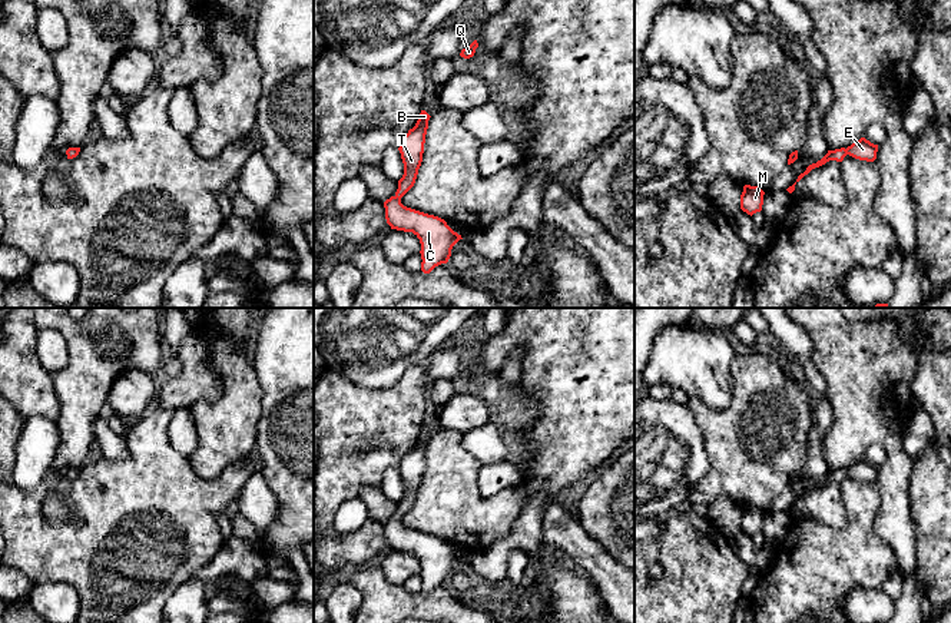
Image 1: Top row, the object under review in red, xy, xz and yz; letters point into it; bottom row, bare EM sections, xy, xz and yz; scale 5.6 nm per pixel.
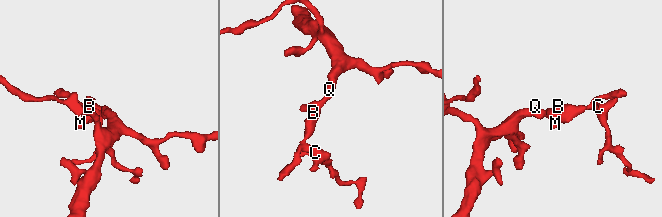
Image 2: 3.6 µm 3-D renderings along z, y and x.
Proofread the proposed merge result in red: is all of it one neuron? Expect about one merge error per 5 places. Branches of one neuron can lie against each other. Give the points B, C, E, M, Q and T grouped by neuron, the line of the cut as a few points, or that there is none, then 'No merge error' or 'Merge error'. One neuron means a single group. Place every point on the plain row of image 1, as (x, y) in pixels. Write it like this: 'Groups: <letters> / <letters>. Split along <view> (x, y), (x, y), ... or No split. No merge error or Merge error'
Groups: B C E M Q T. No split. No merge error

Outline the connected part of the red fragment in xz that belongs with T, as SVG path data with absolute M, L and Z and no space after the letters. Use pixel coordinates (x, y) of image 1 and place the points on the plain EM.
M421 431L415 447L401 461L398 471L404 484L404 496L398 501L395 516L384 523L385 540L391 550L412 553L420 560L421 591L424 594L430 594L435 587L447 584L453 567L463 560L444 540L401 524L401 518L415 504L423 483L430 438L425 431Z

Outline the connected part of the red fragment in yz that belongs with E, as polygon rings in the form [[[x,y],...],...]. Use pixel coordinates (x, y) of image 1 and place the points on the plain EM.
[[[861,458],[859,461],[854,463],[851,467],[835,470],[835,471],[828,471],[828,474],[818,481],[816,484],[812,484],[806,488],[803,494],[801,494],[796,500],[796,503],[789,507],[786,511],[792,514],[795,511],[795,506],[805,497],[808,496],[812,490],[819,488],[825,486],[829,481],[836,481],[842,483],[846,475],[859,480],[859,481],[866,481],[866,483],[874,483],[877,480],[877,473],[878,473],[878,465],[871,464],[865,458]]]

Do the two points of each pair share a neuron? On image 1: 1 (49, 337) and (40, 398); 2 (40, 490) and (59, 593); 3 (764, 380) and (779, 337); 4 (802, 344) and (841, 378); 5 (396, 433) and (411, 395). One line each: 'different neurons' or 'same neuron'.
1: different neurons
2: different neurons
3: different neurons
4: different neurons
5: same neuron

